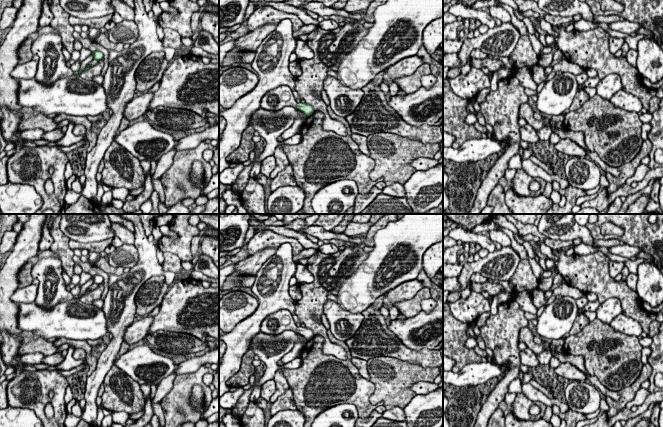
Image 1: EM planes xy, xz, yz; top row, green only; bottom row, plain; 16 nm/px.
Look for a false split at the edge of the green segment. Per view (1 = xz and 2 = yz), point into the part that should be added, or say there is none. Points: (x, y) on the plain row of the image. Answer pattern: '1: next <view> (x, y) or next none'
1: next xz (274, 324)
2: next none

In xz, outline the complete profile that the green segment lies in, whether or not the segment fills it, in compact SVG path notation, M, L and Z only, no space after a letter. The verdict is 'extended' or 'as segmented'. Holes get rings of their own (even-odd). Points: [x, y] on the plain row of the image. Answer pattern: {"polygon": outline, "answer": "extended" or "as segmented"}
{"polygon": "M281 309L268 315L261 323L260 331L269 335L279 335L280 333L292 330L297 331L302 337L310 340L314 337L311 329L297 327L290 311Z", "answer": "extended"}

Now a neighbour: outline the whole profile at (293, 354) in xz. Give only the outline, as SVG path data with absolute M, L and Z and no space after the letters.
M300 338L294 345L293 349L287 353L286 355L283 356L283 358L281 359L283 364L287 364L289 362L291 362L292 360L294 360L295 358L298 357L298 353L300 352L300 350L303 348L303 342L302 339Z

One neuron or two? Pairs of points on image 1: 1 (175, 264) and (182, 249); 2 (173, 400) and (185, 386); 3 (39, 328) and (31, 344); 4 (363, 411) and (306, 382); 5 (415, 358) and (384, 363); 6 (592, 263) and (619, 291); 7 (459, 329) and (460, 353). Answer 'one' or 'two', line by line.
1: two
2: one
3: two
4: one
5: two
6: one
7: one

